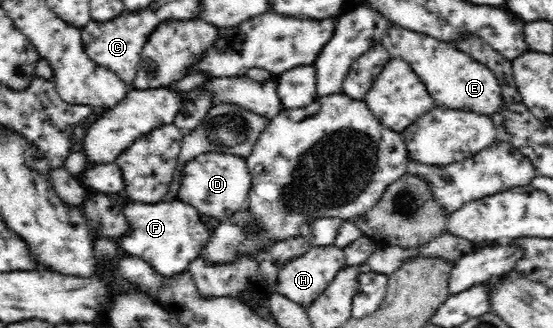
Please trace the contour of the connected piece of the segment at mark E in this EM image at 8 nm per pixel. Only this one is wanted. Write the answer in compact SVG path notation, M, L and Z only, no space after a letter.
M389 23L382 43L391 56L401 57L411 65L433 97L436 107L470 111L486 116L497 113L503 106L500 81L489 67L473 59L468 53L423 33Z

